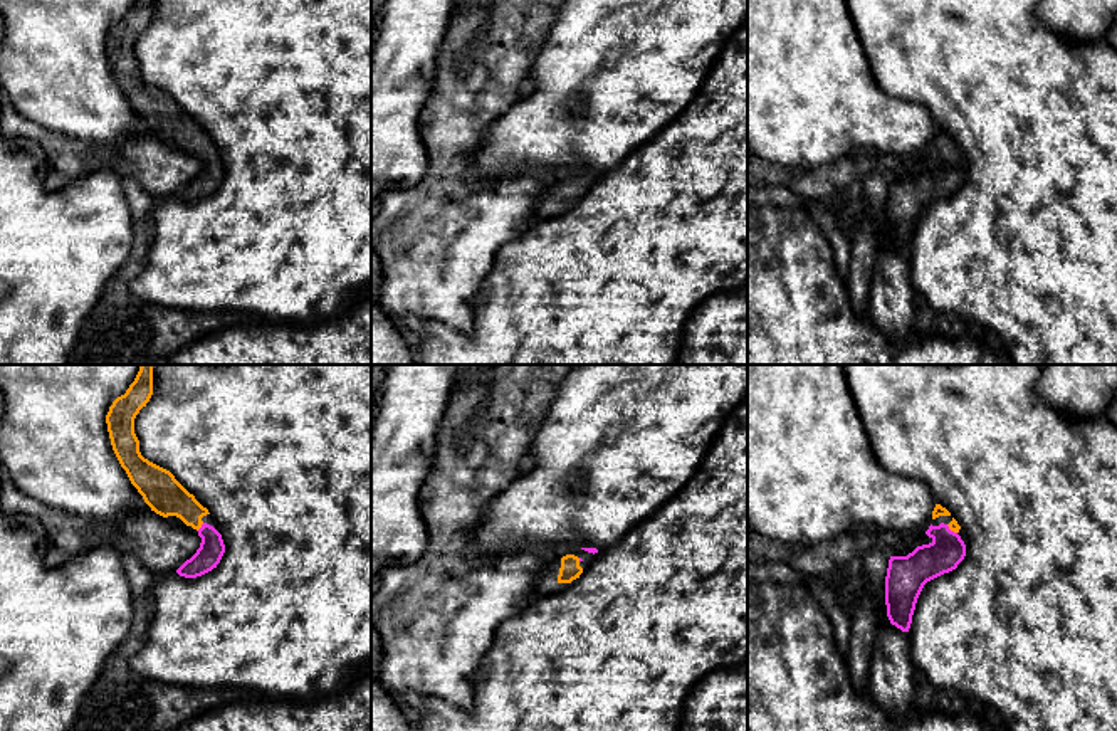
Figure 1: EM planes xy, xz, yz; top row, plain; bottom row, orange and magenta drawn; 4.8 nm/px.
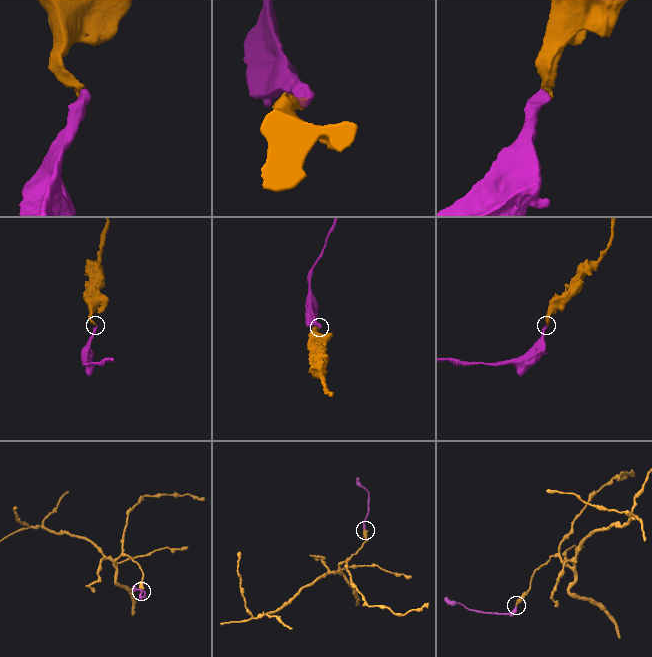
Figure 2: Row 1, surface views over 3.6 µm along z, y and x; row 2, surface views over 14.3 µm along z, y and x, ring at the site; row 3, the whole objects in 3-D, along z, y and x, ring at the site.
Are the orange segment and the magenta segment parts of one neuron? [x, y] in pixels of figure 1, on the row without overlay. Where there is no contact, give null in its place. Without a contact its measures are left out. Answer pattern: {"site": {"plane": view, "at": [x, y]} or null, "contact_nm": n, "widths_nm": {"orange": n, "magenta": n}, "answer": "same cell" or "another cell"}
{"site": {"plane": "xy", "at": [200, 150]}, "contact_nm": 50, "widths_nm": {"orange": 180, "magenta": 120}, "answer": "same cell"}

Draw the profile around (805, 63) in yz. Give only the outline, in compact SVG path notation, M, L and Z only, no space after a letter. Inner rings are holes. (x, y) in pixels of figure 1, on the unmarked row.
M747 0L747 151L753 156L789 166L828 165L857 148L917 158L932 148L936 128L926 106L878 87L845 0Z

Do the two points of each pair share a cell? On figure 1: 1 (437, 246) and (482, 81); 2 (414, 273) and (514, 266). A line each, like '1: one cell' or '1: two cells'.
1: one cell
2: two cells

